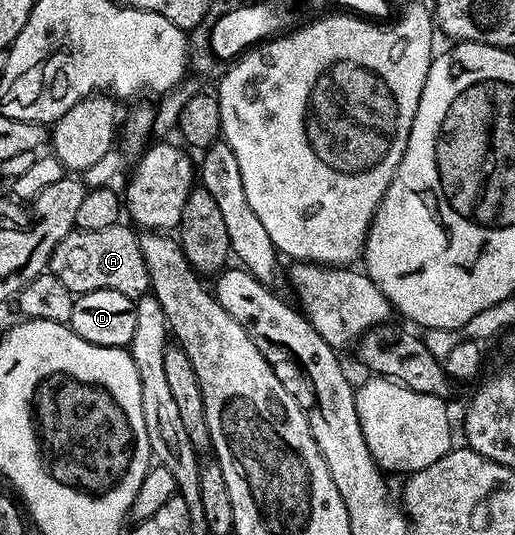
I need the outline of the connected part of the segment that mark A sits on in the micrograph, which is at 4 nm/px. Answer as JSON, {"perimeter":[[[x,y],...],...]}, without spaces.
{"perimeter":[[[119,222],[94,230],[72,229],[51,253],[49,273],[62,281],[74,296],[110,289],[135,300],[149,293],[151,282],[142,259],[139,235],[131,225],[128,227],[125,224]]]}

